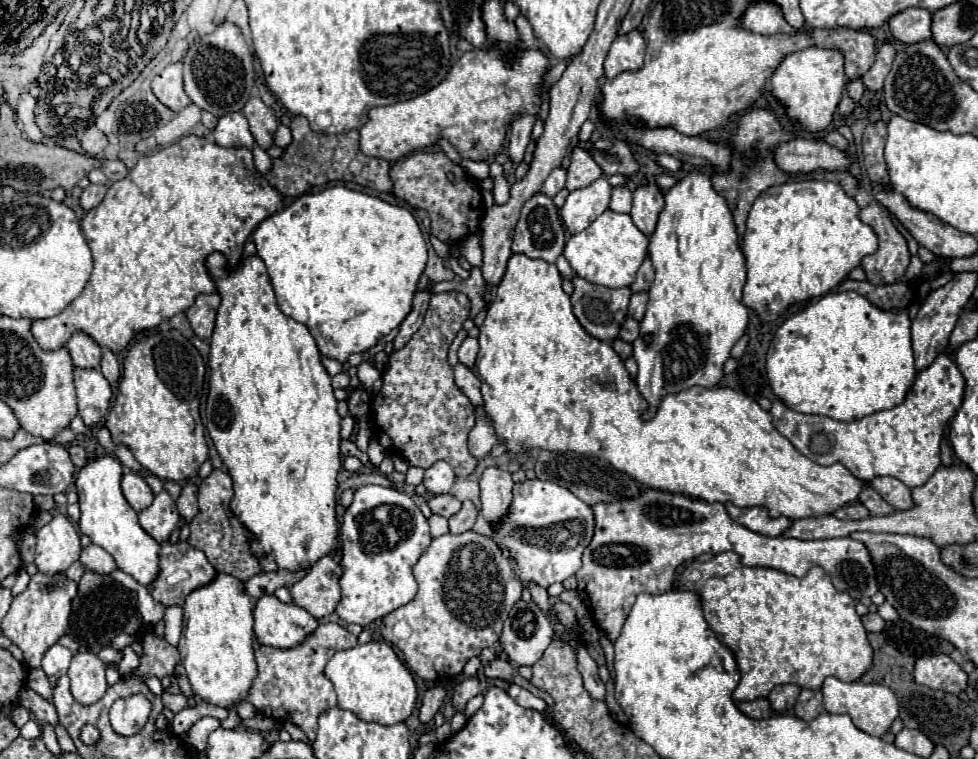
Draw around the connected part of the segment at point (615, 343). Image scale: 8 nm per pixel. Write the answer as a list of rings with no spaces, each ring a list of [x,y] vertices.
[[[620,338],[612,340],[612,348],[614,348],[614,350],[616,350],[616,354],[620,356],[620,360],[626,360],[626,358],[630,358],[630,356],[632,356],[632,344],[628,344],[628,342],[620,340]]]

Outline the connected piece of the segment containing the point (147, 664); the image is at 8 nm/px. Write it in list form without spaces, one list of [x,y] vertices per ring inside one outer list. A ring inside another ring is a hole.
[[[154,632],[144,634],[144,656],[140,658],[140,666],[134,670],[134,674],[140,674],[144,678],[156,676],[164,678],[174,672],[174,666],[180,660],[180,654],[176,648],[172,648],[166,640],[158,638]]]

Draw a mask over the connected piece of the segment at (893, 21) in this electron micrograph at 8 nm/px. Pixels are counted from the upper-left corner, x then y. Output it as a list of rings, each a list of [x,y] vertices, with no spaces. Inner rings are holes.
[[[906,8],[888,20],[890,32],[898,42],[914,44],[930,38],[930,12],[924,8]]]

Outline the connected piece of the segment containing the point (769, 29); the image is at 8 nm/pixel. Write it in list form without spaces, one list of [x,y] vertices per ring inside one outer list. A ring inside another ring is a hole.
[[[756,2],[742,16],[742,26],[756,34],[776,34],[776,32],[794,32],[782,18],[778,6],[772,2]]]

